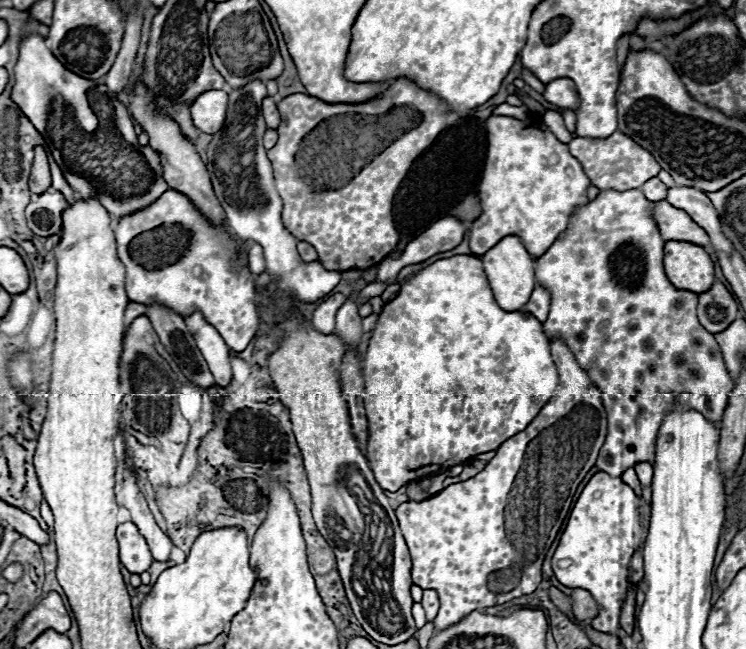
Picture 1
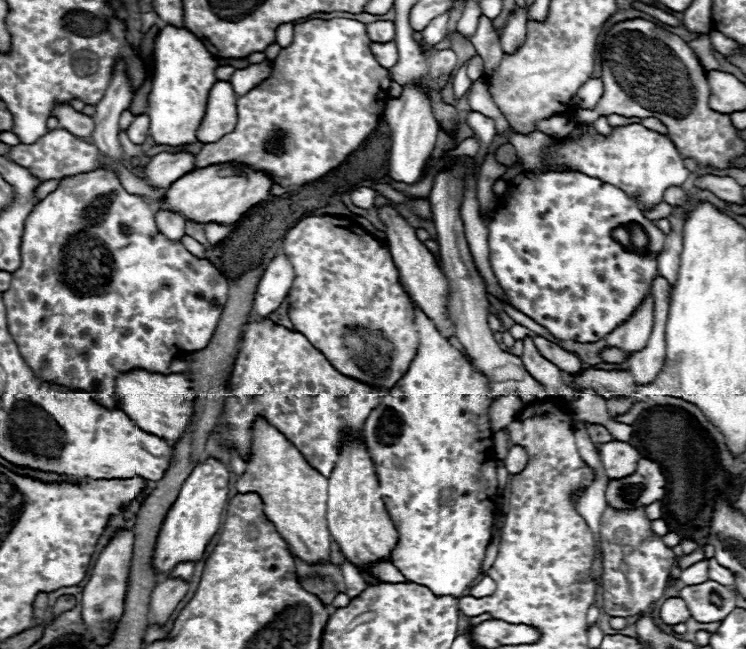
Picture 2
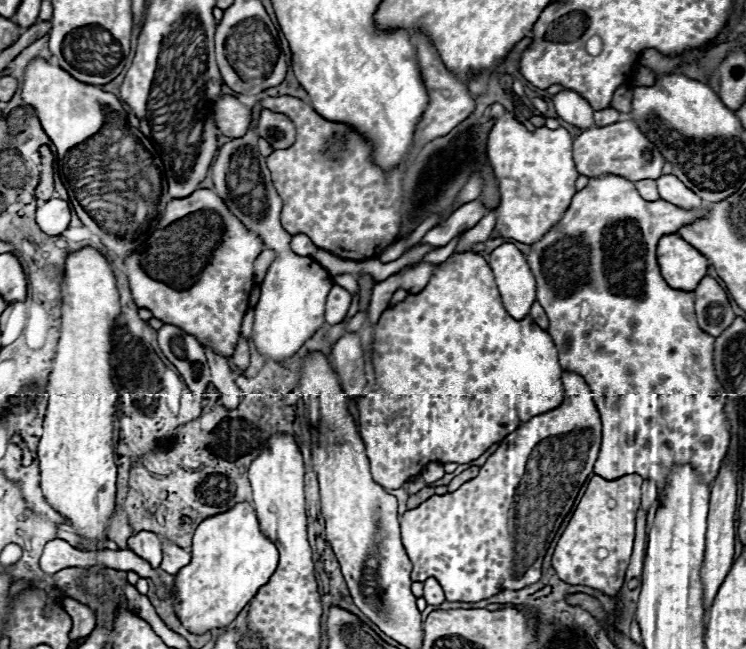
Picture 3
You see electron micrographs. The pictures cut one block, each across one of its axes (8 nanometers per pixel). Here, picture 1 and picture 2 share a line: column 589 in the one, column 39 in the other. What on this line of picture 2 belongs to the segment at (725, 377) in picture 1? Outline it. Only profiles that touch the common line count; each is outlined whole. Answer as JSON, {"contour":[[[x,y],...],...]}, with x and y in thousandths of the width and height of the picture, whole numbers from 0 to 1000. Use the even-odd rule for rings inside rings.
{"contour":[[[142,262],[105,268],[102,274],[94,271],[70,299],[64,299],[59,308],[54,308],[35,339],[27,388],[29,388],[29,410],[21,419],[16,419],[16,438],[5,450],[5,468],[8,468],[8,481],[11,481],[11,508],[19,521],[19,527],[24,530],[27,545],[32,549],[38,564],[62,589],[80,595],[86,601],[94,601],[94,604],[121,607],[123,616],[134,619],[145,632],[155,629],[153,586],[155,586],[158,573],[190,567],[198,573],[223,576],[228,558],[233,555],[233,549],[241,539],[260,542],[260,539],[273,536],[273,530],[279,530],[279,524],[284,521],[290,499],[295,493],[303,459],[306,459],[306,435],[295,422],[295,416],[290,410],[284,410],[279,401],[271,401],[271,398],[263,398],[260,391],[255,391],[244,373],[231,373],[217,357],[212,357],[204,317],[196,314],[188,302],[172,299],[164,290],[164,284],[158,280],[158,274]]]}

